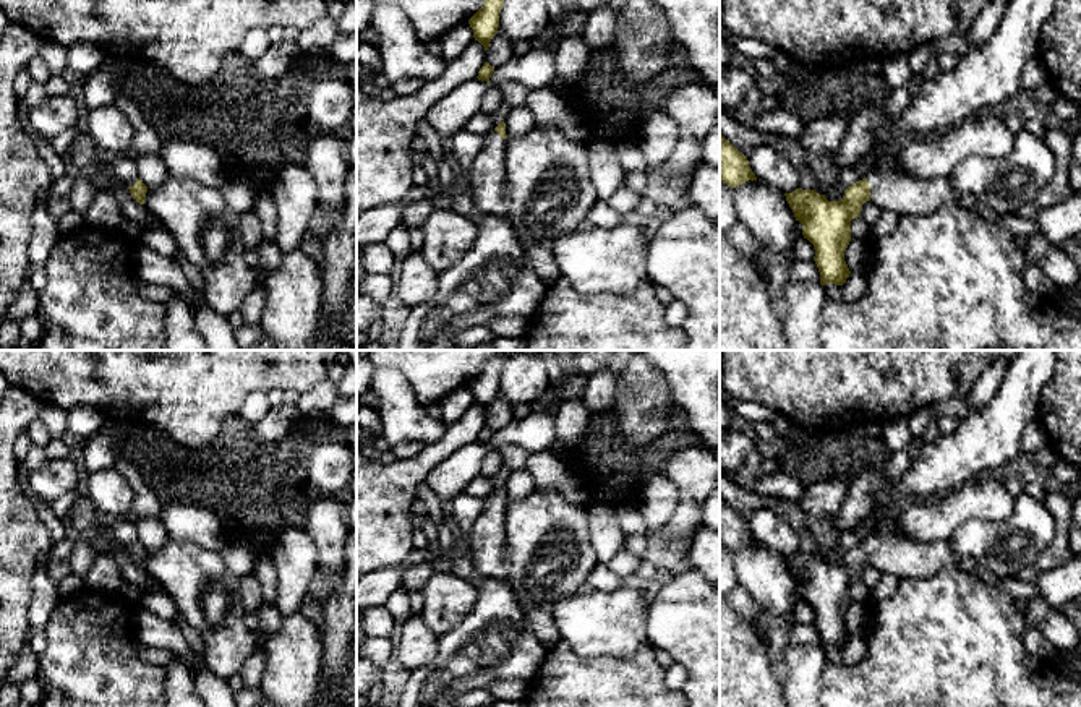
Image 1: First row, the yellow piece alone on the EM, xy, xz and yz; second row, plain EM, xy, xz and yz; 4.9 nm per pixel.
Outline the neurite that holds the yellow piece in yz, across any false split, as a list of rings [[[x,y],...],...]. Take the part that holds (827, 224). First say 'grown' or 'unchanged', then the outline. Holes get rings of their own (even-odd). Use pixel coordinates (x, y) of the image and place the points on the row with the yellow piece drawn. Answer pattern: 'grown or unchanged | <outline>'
grown | [[[891,151],[874,172],[848,186],[841,201],[828,201],[815,190],[796,188],[784,193],[796,221],[802,224],[804,238],[814,245],[822,285],[843,285],[849,277],[844,251],[851,242],[851,221],[861,217],[865,201],[909,216],[932,214],[942,206],[958,204],[958,195],[948,178],[909,175],[895,162]]]

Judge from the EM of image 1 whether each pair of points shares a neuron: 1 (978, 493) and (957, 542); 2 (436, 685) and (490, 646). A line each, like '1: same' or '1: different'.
1: different
2: same

